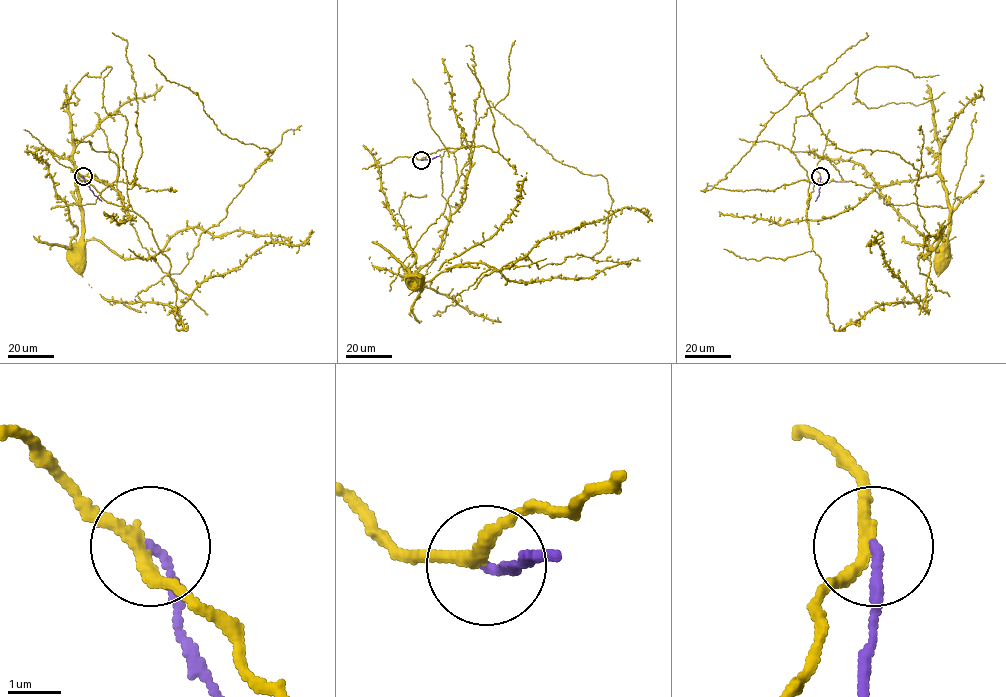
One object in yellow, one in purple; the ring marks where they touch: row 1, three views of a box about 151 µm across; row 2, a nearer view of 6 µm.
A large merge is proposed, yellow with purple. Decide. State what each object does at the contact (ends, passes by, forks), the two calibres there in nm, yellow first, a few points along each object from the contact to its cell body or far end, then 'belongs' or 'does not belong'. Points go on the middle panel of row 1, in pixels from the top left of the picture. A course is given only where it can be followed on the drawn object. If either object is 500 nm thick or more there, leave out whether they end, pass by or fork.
yellow passes by; purple ends; calibres 240 and 170 nm; course yellow (421, 159), (438, 150), (473, 145), (462, 201), (450, 215), (440, 247), (416, 277), (420, 289), (415, 275); course purple (421, 159), (440, 154); does not belong

